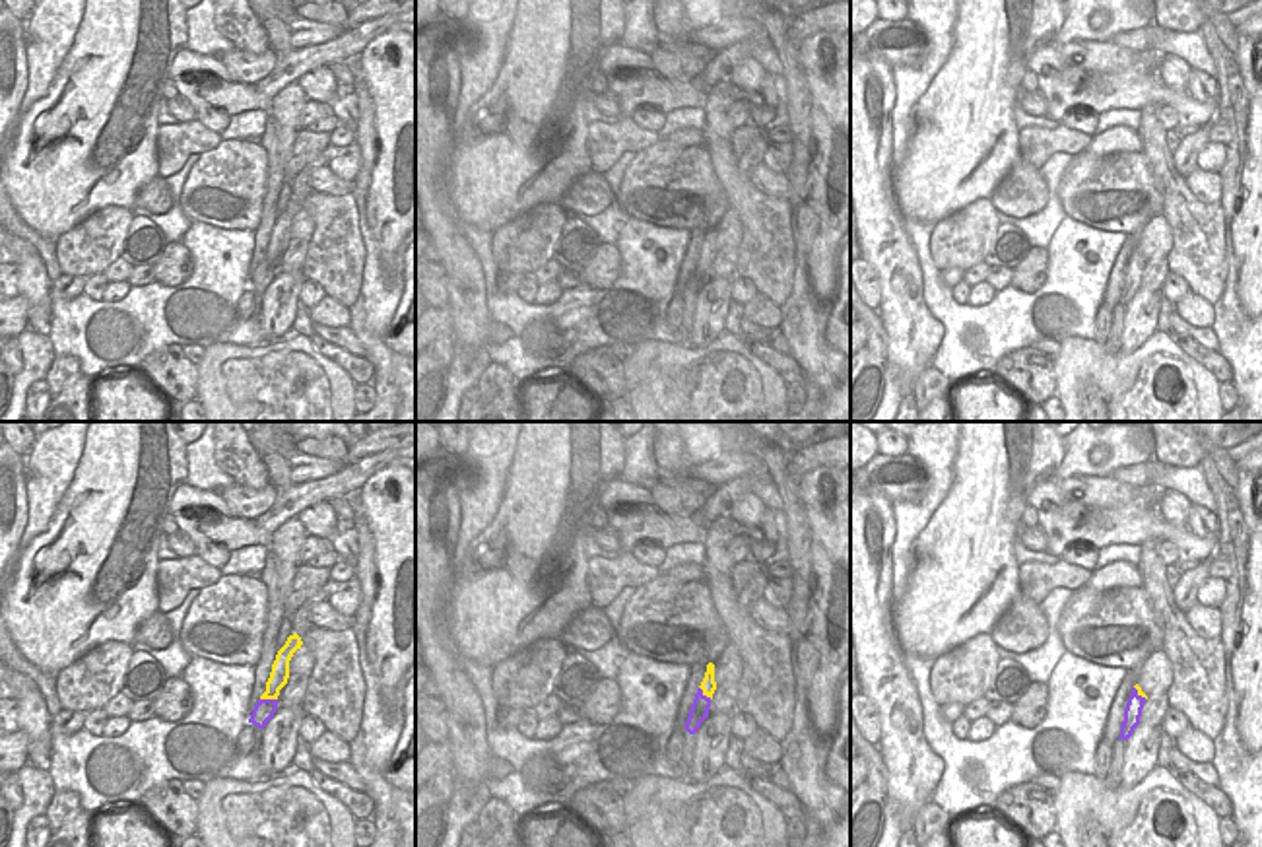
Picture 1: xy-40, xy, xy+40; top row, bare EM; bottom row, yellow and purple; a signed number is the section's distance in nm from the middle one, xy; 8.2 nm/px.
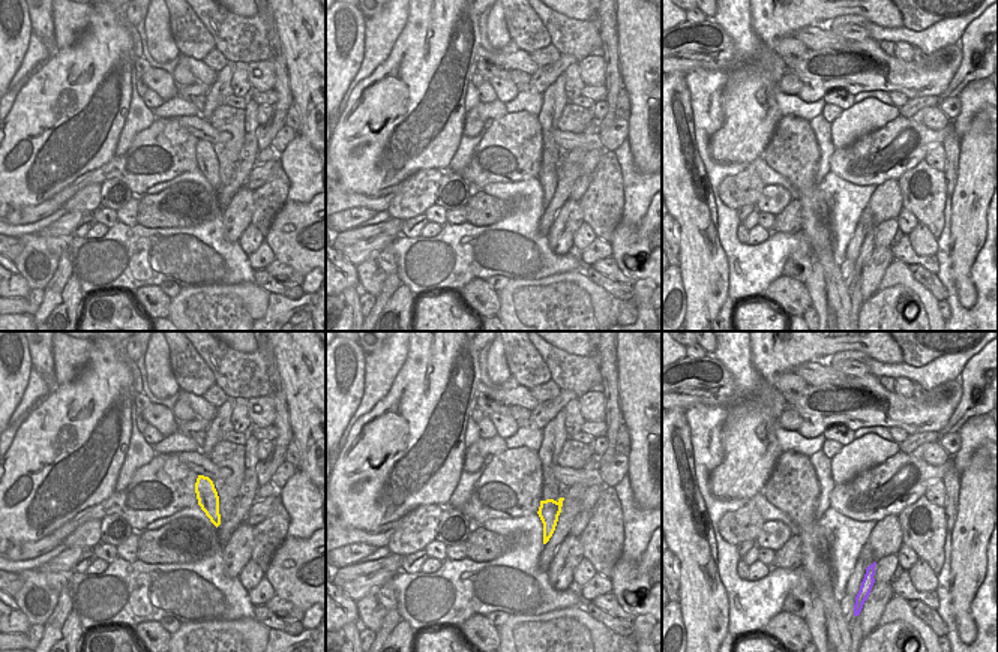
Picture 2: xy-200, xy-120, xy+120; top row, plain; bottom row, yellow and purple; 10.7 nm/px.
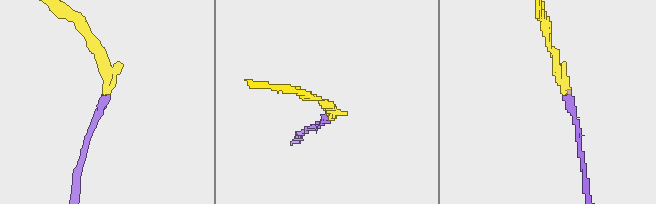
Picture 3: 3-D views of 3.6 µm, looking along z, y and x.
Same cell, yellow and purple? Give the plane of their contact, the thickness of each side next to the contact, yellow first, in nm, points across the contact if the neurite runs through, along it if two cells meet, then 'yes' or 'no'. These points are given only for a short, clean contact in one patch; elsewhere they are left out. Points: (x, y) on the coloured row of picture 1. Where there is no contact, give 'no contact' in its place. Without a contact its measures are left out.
xy-40 | 160/170 nm | along xy-40 (261, 698), (276, 700) | no

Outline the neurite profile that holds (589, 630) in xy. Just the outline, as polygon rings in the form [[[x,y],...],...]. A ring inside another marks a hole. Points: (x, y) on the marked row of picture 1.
[[[592,604],[584,606],[565,627],[561,643],[567,649],[596,651],[610,641],[610,622]]]

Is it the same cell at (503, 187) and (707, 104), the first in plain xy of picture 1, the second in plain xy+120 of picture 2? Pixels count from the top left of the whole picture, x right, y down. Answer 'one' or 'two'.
two

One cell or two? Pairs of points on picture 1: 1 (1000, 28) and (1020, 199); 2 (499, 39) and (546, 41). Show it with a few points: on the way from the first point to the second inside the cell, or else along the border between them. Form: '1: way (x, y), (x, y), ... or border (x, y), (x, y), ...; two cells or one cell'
1: border (1022, 158), (989, 197); two cells
2: border (521, 20), (509, 55), (492, 80); two cells

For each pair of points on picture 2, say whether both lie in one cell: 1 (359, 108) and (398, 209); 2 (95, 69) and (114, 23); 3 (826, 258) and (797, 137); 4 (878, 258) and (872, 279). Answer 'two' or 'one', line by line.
1: two
2: one
3: one
4: one

